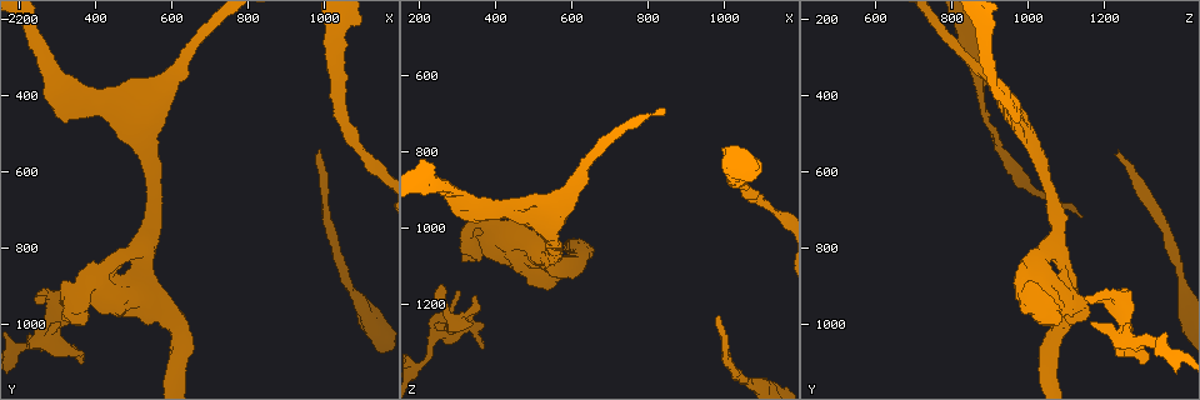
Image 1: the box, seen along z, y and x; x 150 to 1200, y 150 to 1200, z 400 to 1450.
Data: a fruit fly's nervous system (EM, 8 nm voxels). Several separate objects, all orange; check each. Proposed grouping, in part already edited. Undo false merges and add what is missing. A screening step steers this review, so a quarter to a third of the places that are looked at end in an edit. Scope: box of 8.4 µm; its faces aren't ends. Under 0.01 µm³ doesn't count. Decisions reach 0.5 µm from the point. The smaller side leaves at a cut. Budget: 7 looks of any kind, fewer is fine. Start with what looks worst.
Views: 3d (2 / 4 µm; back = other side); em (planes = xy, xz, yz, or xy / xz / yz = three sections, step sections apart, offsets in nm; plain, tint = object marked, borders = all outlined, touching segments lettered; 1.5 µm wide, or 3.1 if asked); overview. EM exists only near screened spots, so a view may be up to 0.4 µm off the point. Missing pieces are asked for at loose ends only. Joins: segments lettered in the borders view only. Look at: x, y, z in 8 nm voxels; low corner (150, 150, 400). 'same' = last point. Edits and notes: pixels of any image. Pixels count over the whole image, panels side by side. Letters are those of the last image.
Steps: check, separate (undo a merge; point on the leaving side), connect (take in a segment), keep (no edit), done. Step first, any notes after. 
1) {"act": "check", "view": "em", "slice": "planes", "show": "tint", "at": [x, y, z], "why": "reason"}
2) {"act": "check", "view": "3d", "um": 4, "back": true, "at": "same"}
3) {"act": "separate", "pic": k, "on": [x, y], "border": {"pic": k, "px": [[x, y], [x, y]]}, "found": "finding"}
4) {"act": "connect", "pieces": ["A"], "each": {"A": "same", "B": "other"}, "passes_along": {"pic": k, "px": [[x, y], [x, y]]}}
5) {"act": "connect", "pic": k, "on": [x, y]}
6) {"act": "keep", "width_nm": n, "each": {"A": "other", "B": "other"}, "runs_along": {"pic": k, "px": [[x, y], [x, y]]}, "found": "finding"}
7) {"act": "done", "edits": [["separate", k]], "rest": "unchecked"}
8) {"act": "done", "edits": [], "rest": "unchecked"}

{"act": "check", "view": "3d", "um": 2, "at": [985, 555, 1235]}

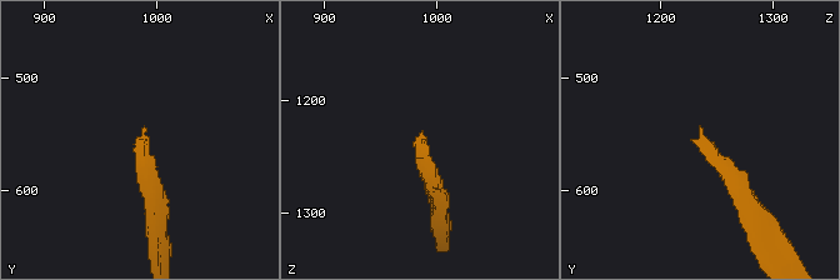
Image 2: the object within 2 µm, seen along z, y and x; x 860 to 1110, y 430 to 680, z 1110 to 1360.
{"act": "check", "view": "em", "slice": "yz", "step": 4, "show": "borders", "at": [986, 554, 1230], "why": "now the EM"}

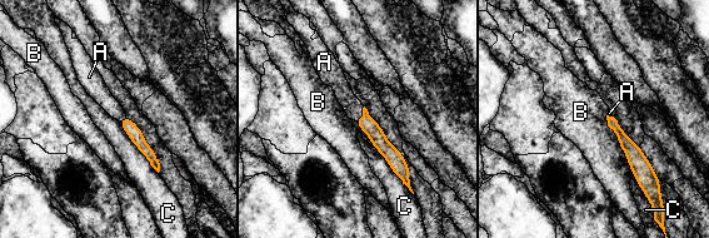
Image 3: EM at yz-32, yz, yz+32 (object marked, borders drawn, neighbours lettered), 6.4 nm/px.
{"act": "check", "view": "em", "slice": "planes", "show": "borders", "at": "same"}

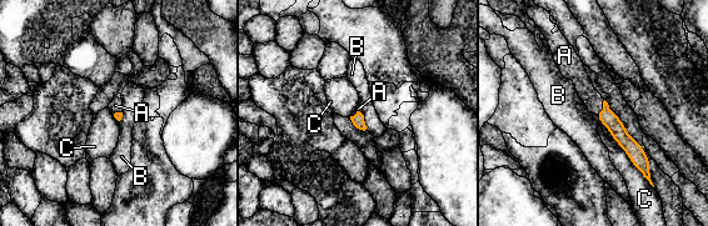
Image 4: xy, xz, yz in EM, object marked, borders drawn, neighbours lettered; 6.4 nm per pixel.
{"act": "connect", "pieces": ["A"], "each": {"A": "same", "B": "other", "C": "other"}, "passes_along": {"pic": 4, "px": [[609, 119], [603, 109], [593, 100]]}, "found": "it goes on there"}

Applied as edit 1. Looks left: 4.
{"act": "check", "view": "em", "slice": "yz", "step": 4, "show": "borders", "at": [280, 1025, 1250]}

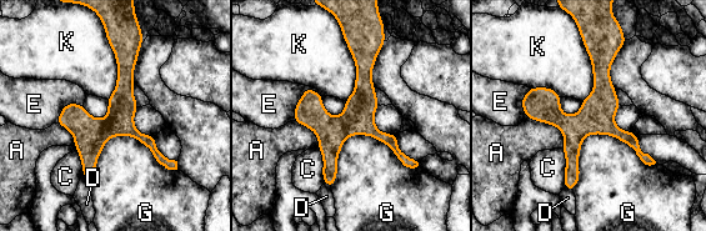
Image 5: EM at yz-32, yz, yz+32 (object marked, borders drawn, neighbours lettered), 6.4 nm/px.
{"act": "check", "view": "em", "slice": "planes", "show": "borders", "at": "same"}

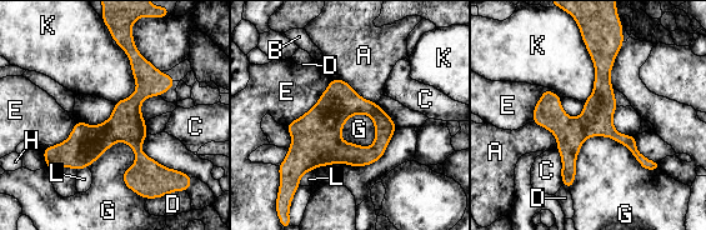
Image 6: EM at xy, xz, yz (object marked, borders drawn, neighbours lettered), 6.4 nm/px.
{"act": "keep", "each": {"A": "other", "B": "other", "C": "other", "D": "other", "E": "other", "G": "other", "H": "other", "K": "other", "L": "other"}, "runs_along": {"pic": 6, "px": [[596, 45], [601, 105], [569, 141], [567, 184]]}, "found": "all the same neuron"}

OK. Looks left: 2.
{"act": "check", "view": "em", "slice": "planes", "show": "borders", "at": [375, 960, 995], "why": "abrupt turn"}

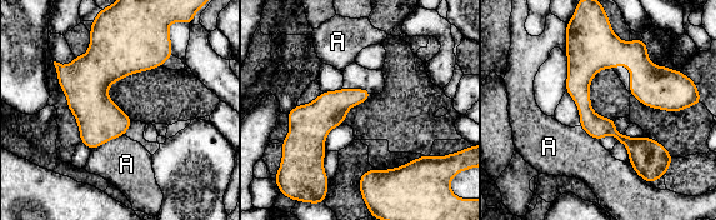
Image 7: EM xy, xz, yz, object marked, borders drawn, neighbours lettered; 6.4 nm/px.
{"act": "keep", "each": {"A": "other"}, "border": {"pic": 7, "px": [[124, 134], [91, 150]]}, "found": "all the same neuron"}

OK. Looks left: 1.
{"act": "done", "edits": [["connect", 4]], "rest": "unchecked"}

